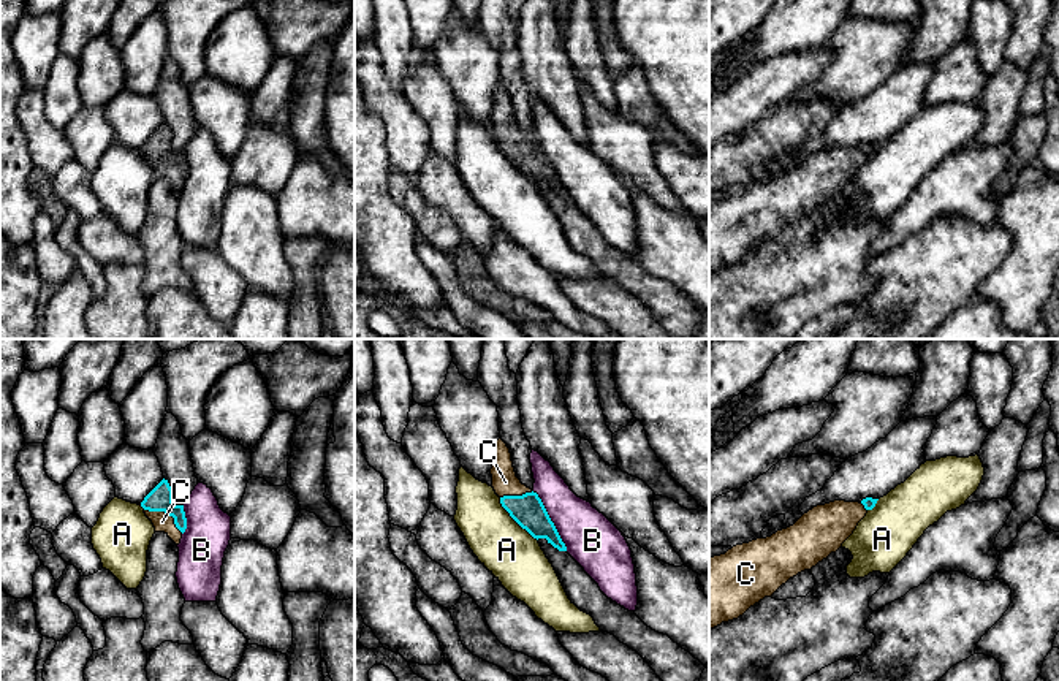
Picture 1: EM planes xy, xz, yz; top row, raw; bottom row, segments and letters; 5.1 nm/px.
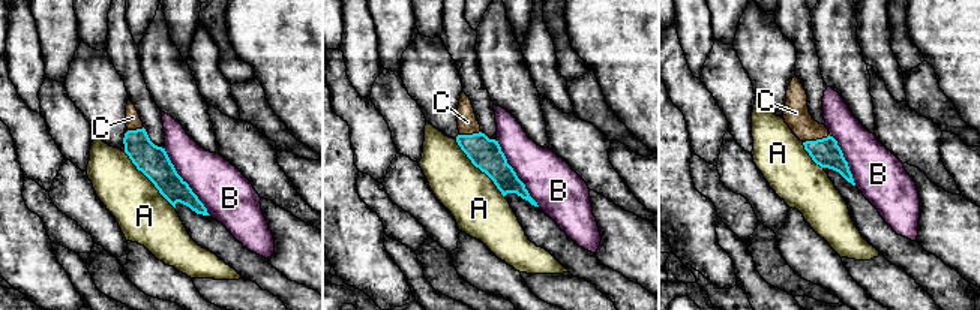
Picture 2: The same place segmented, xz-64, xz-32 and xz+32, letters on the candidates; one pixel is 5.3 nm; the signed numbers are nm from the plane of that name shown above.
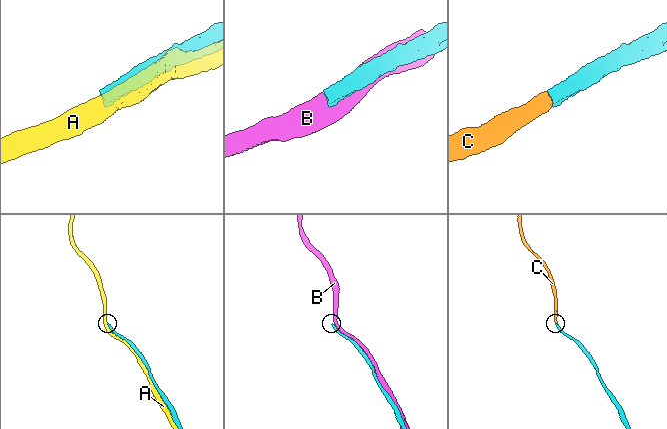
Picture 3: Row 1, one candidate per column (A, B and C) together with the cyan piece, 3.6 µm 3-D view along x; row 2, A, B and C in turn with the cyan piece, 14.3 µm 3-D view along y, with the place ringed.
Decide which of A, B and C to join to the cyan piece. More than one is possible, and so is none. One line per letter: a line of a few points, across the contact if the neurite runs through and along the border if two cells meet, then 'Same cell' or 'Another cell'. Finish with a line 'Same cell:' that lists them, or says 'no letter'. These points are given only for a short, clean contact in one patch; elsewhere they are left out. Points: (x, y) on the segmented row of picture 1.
A: Another cell
B: Another cell
C: Line: xy (160, 499), (160, 505), (167, 512), (162, 521). Same cell
Same cell: C

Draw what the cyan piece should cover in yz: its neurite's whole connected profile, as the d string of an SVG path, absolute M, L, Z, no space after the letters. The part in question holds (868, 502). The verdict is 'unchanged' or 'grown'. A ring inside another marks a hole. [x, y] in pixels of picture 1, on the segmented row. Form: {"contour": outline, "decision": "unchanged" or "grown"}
{"contour": "M879 499L817 505L771 537L709 559L709 629L742 616L782 584L836 553Z", "decision": "grown"}

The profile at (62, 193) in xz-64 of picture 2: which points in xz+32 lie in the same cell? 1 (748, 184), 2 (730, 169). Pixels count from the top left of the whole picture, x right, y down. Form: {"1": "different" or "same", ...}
{"1": "same", "2": "same"}

